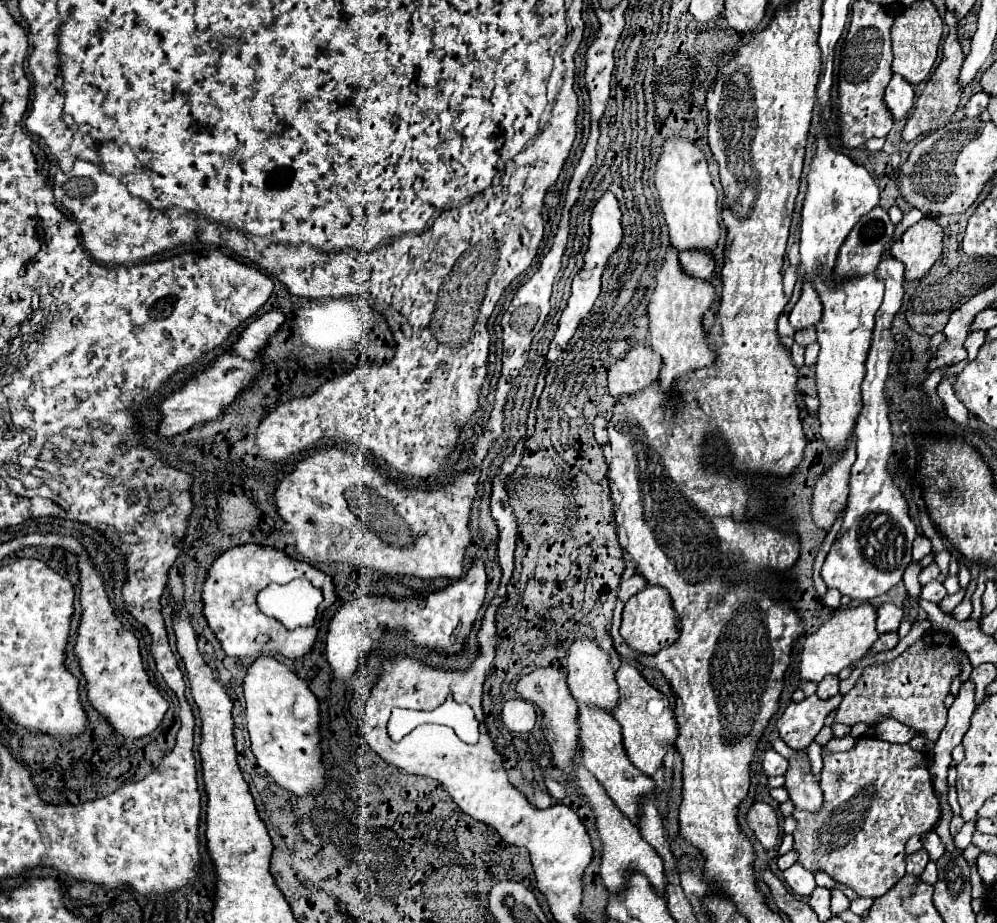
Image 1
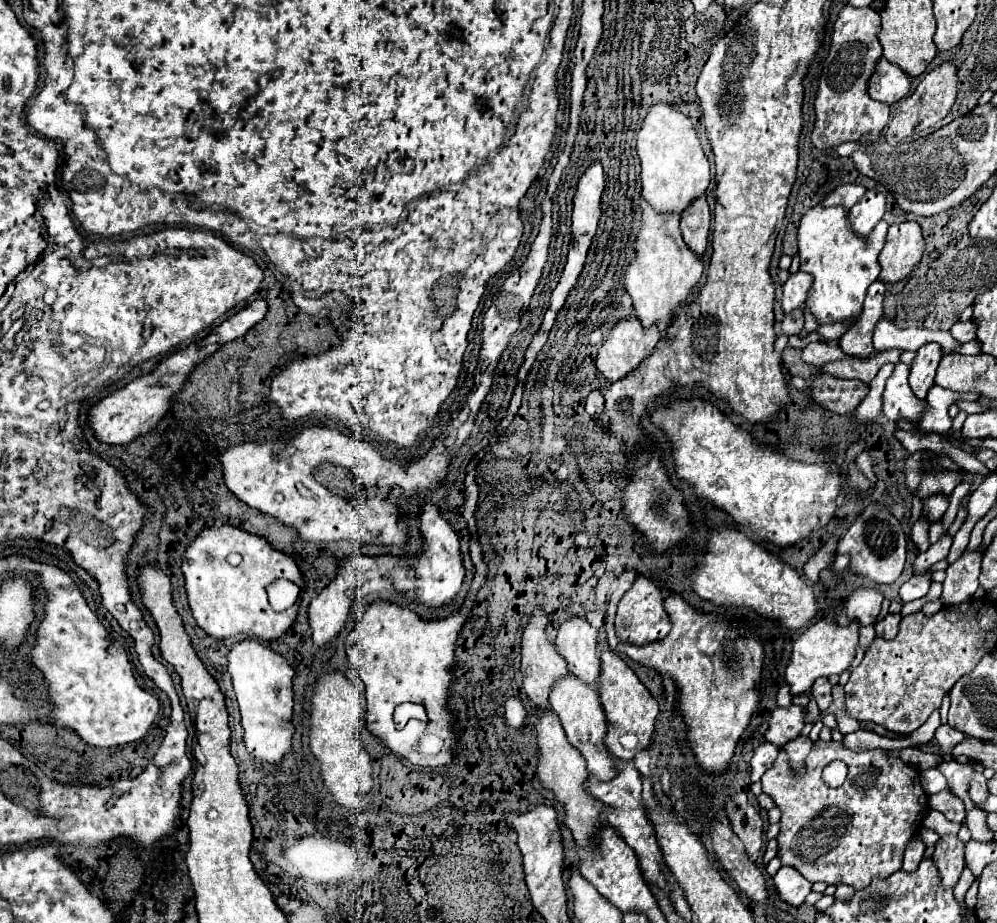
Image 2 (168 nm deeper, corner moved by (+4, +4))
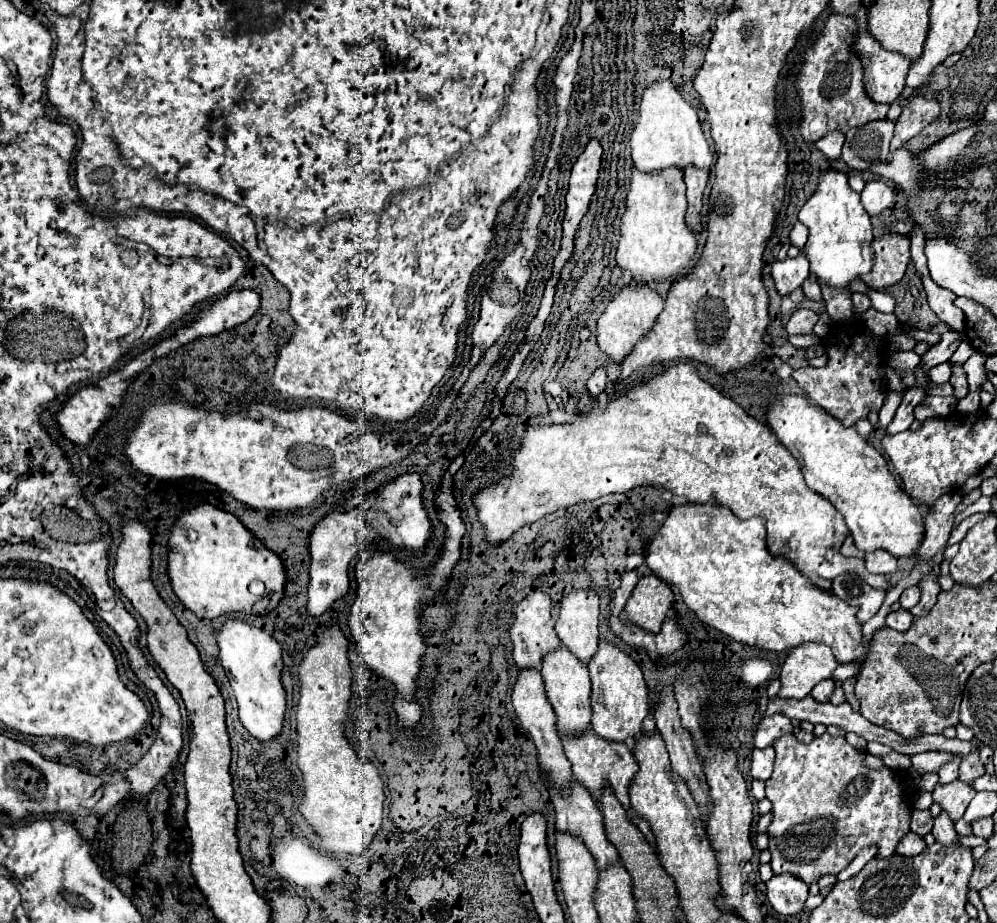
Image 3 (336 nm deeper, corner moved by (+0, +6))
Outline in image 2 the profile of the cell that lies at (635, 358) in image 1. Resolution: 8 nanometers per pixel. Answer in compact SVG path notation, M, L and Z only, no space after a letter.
M636 315L620 319L596 355L596 369L608 379L618 381L626 377L636 365L656 347L660 341L660 331L656 325L644 329Z

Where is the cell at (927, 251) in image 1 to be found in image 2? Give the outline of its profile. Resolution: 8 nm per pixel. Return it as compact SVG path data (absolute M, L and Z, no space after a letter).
M906 221L890 225L886 233L886 245L880 253L882 271L878 281L898 283L920 263L924 253L924 237L918 223Z

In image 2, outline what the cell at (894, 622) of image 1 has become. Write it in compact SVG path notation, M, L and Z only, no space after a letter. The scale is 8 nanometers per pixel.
M860 587L854 589L846 599L844 599L844 611L846 617L852 621L858 621L860 625L872 625L874 619L880 613L880 605L882 605L882 593L876 589L868 589L868 587Z

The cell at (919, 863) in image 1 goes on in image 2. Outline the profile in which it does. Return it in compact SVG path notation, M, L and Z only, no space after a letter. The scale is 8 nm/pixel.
M914 837L912 841L908 841L906 851L904 851L904 865L902 865L902 869L904 871L916 871L916 867L920 865L920 861L924 857L924 849L926 849L926 845L922 843L920 837Z

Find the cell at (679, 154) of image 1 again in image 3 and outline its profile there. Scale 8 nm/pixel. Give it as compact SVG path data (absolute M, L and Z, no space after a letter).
M668 79L656 81L644 91L640 103L640 119L632 133L630 145L634 167L644 173L664 171L668 167L680 167L680 171L686 171L688 167L710 171L712 167L712 153L704 139L698 115Z

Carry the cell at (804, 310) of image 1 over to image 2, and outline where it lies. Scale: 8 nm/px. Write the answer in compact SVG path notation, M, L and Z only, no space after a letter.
M804 271L790 273L788 281L782 285L782 309L790 313L792 309L800 307L808 297L810 285L812 285L812 277L808 273Z

